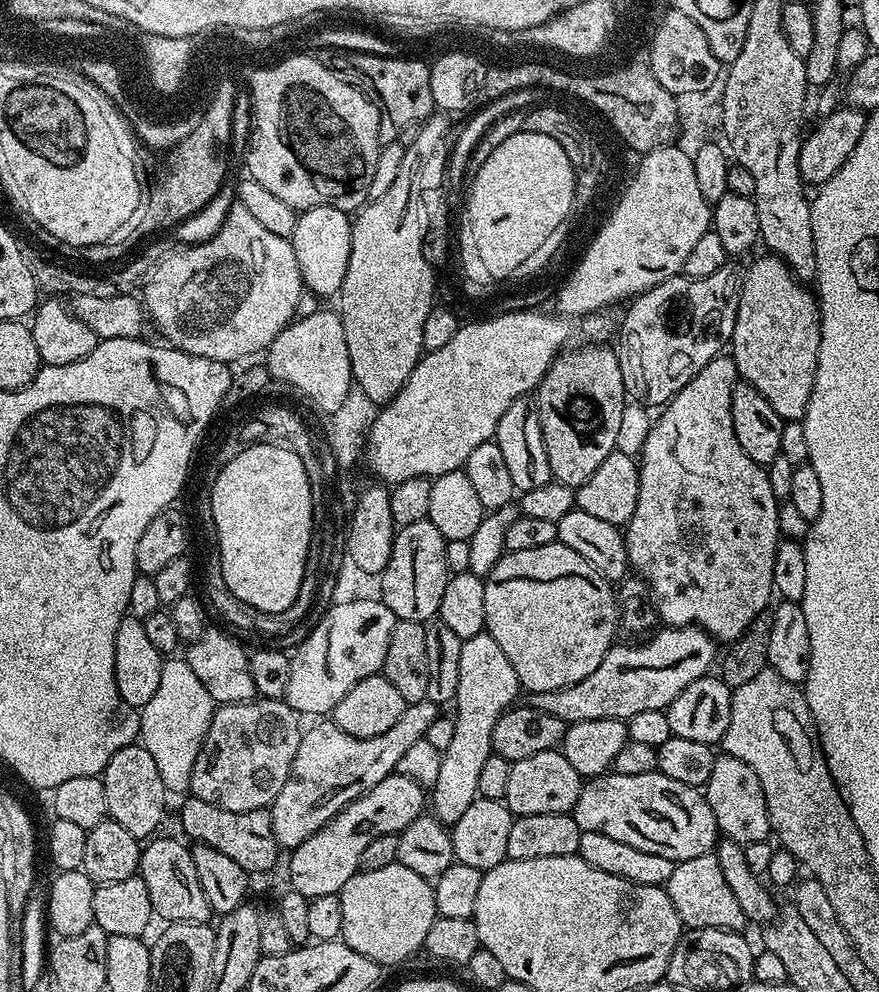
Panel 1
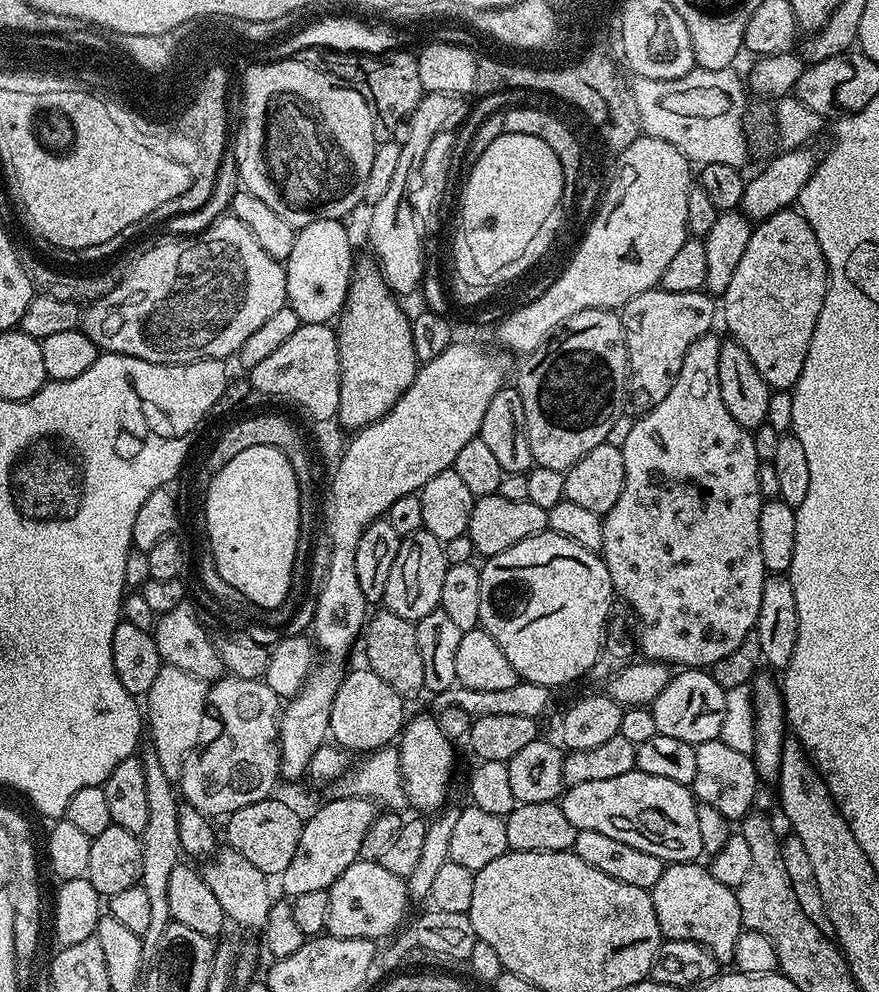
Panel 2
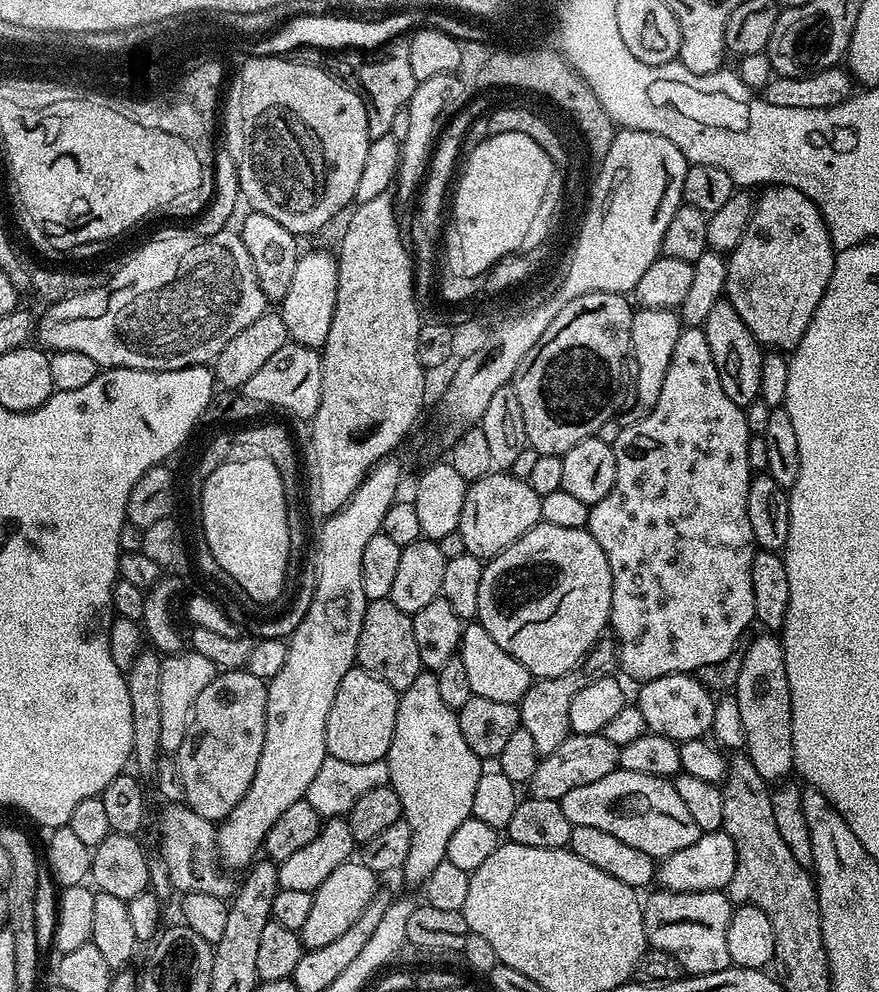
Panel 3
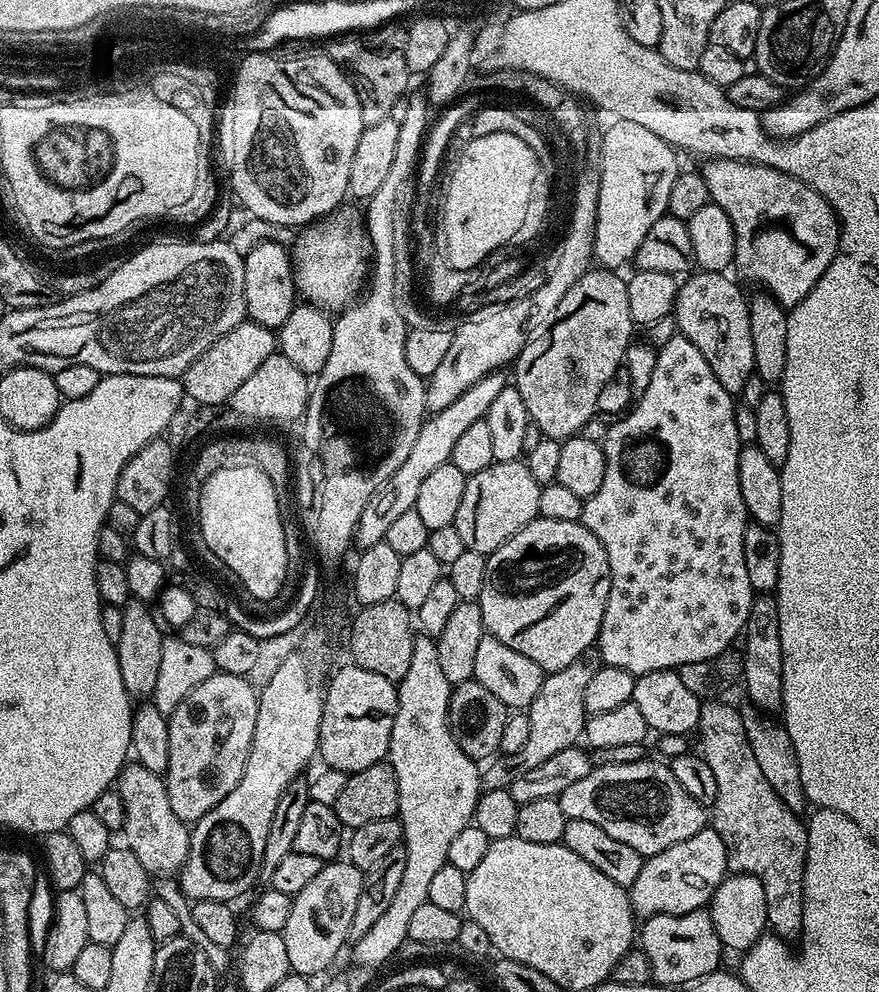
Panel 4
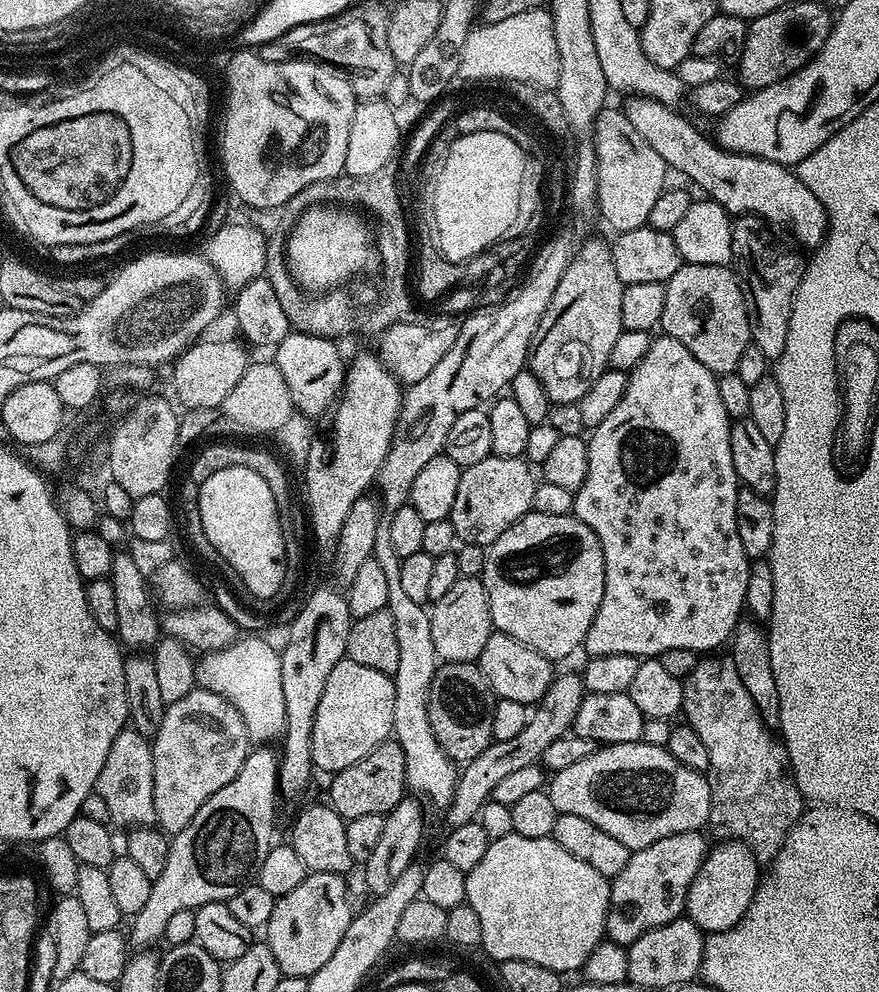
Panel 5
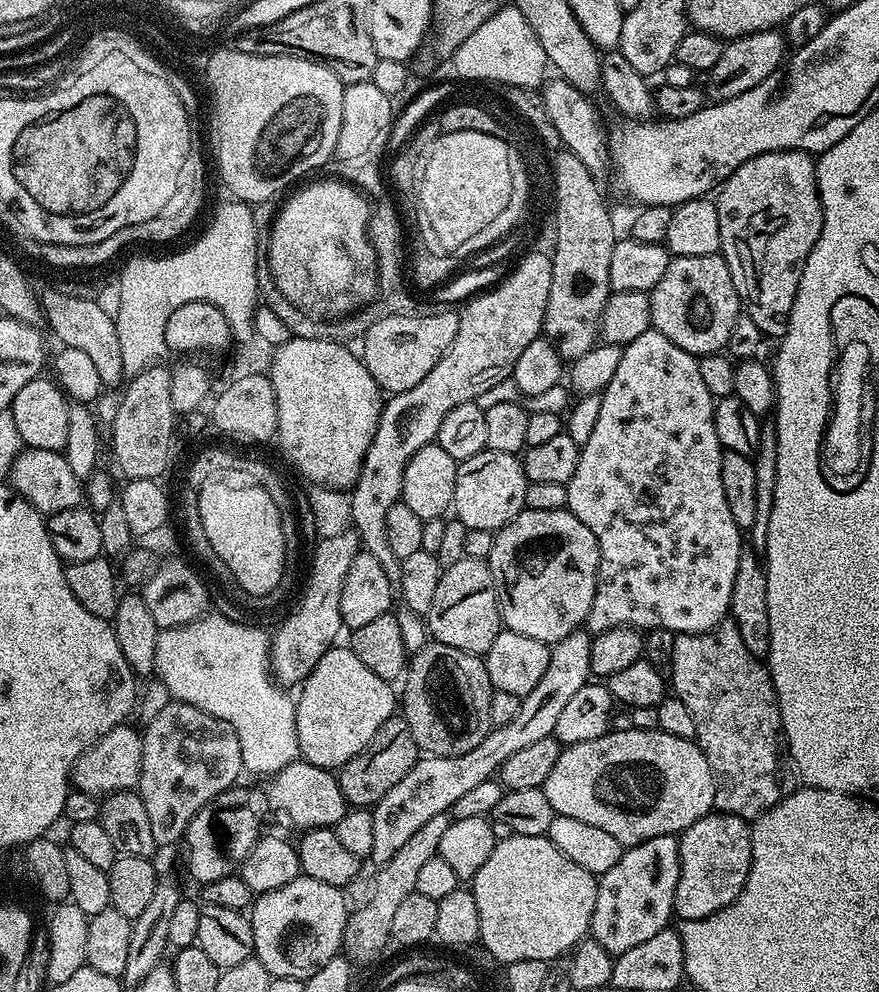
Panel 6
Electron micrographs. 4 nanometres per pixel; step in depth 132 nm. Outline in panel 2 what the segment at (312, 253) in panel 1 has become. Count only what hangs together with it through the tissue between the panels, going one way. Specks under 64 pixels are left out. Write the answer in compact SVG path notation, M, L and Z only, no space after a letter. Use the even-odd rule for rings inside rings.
M315 220L303 225L294 238L294 250L290 250L284 264L286 274L286 304L298 314L301 324L327 324L335 321L346 302L348 287L352 281L354 255L352 256L352 240L348 237L345 225L338 220Z

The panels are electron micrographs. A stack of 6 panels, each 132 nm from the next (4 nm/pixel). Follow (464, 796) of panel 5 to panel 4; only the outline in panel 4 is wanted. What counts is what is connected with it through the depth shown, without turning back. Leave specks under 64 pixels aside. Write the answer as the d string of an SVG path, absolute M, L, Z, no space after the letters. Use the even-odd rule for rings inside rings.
M589 650L583 652L574 662L570 662L570 666L545 675L542 690L538 690L534 702L526 709L530 722L530 738L526 738L526 746L522 746L522 750L518 750L518 754L513 756L501 755L493 759L487 765L489 768L483 769L482 784L485 789L509 788L514 778L526 774L526 770L534 770L534 766L558 754L558 750L574 748L581 743L584 735L584 721L590 715L586 710L586 682L594 678L594 674L600 667L602 667L602 661L599 655Z

